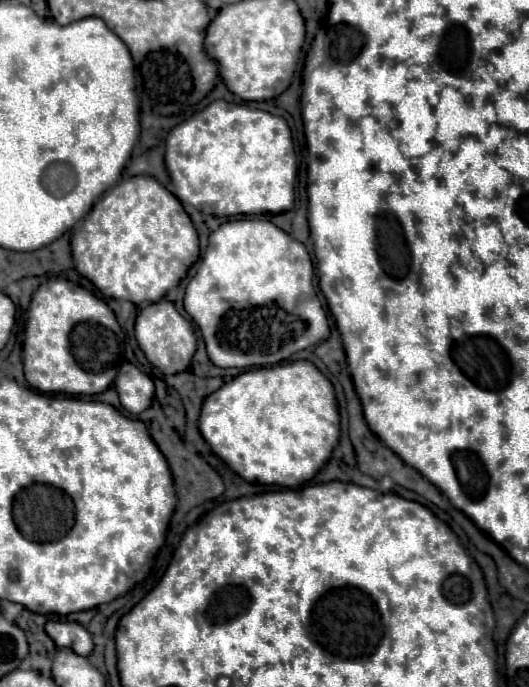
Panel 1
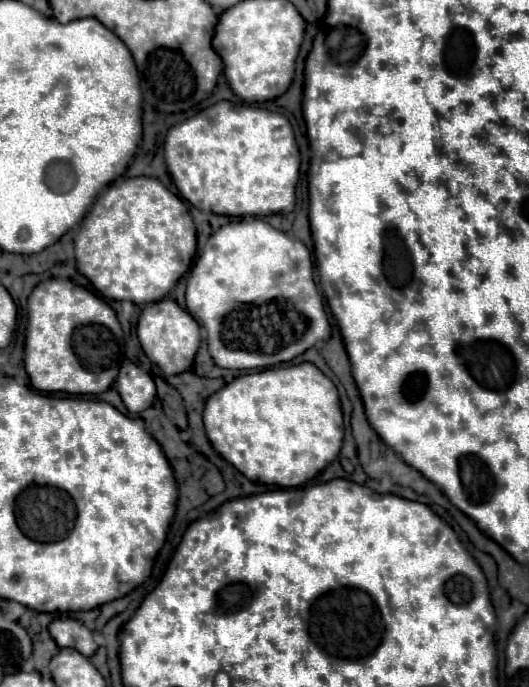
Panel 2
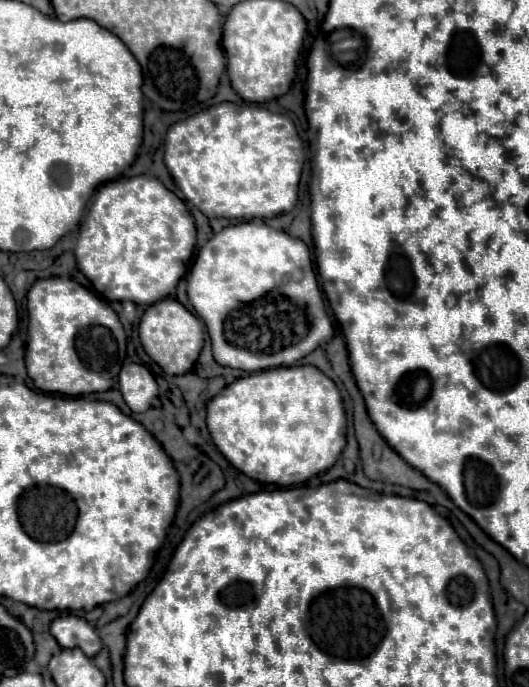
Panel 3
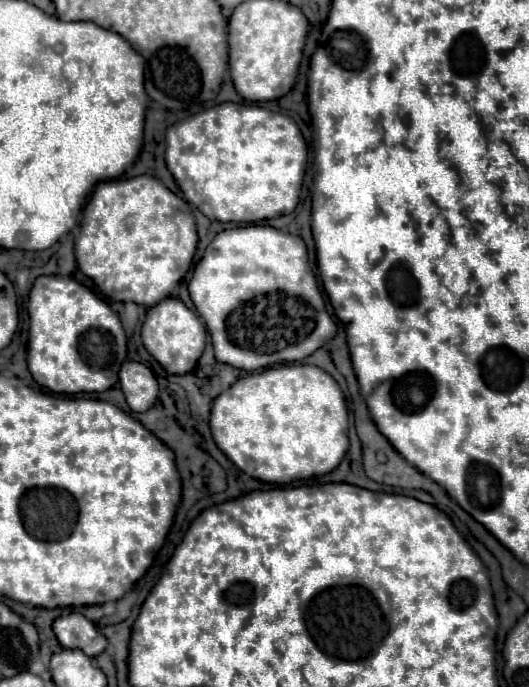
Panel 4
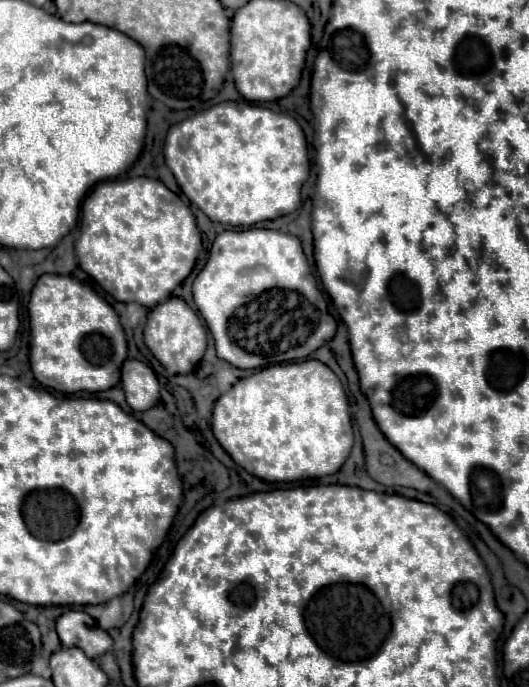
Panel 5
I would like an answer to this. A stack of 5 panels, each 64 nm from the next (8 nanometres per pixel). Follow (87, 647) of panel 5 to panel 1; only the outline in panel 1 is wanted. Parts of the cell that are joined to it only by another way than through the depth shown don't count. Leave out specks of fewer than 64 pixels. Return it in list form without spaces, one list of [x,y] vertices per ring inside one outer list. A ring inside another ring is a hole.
[[[48,622],[46,634],[54,640],[56,646],[70,648],[80,656],[88,656],[94,648],[92,636],[78,622]]]

